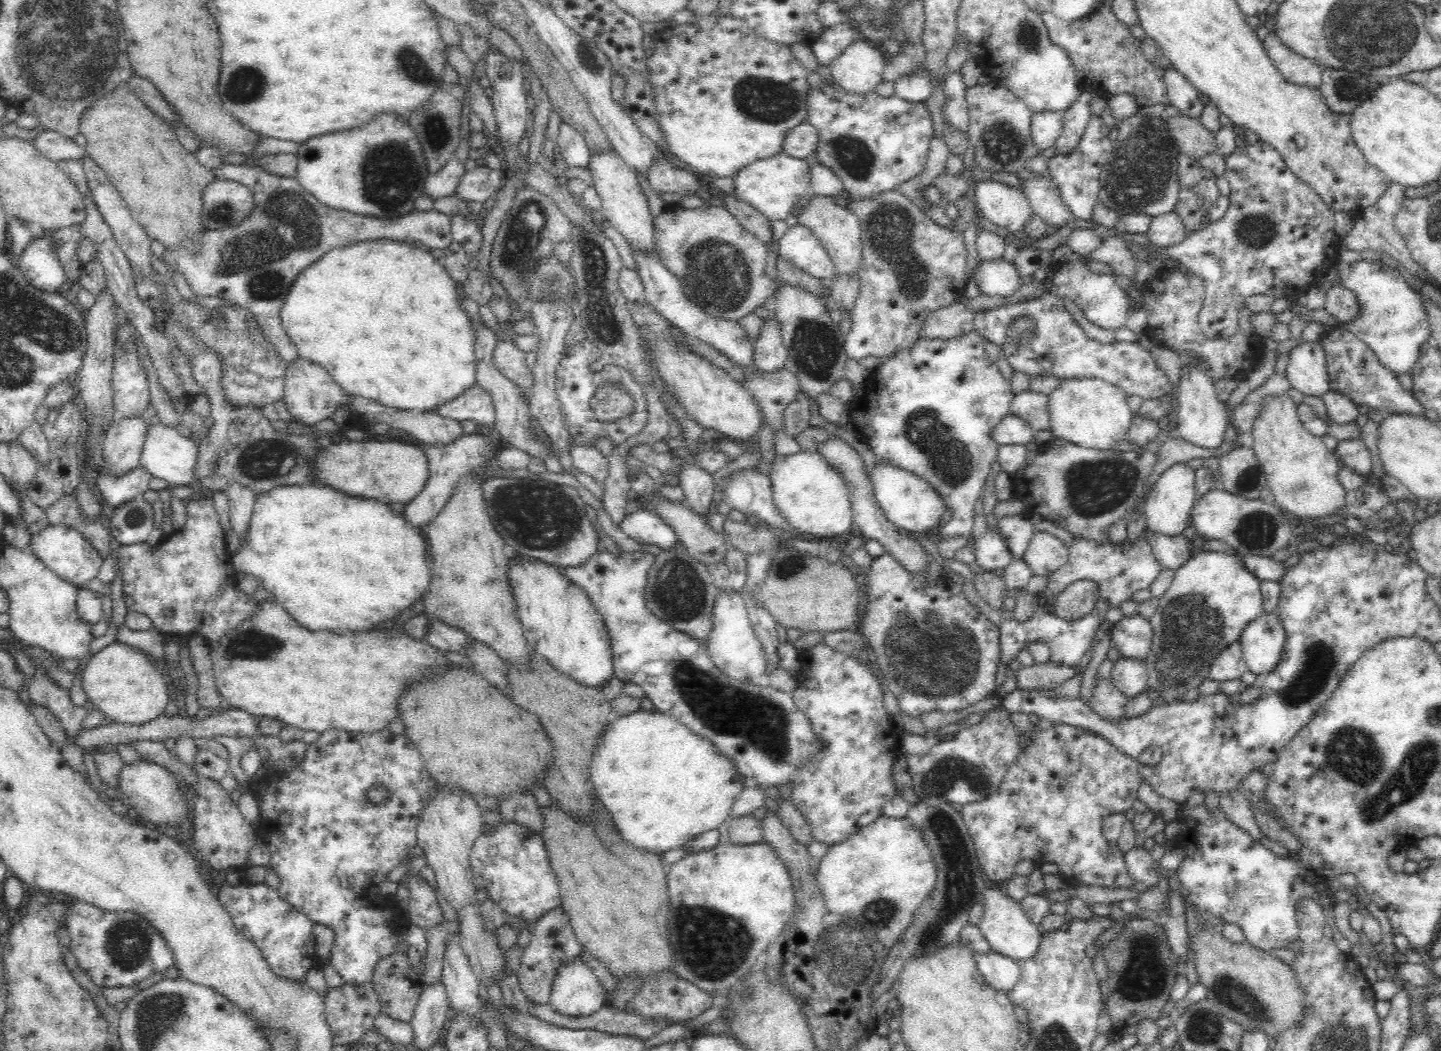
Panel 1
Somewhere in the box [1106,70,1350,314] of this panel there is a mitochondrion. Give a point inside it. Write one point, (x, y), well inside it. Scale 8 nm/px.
(1257, 230)

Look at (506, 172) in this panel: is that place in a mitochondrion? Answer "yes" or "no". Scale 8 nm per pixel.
no

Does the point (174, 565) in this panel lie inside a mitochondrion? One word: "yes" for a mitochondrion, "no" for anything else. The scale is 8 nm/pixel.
no

